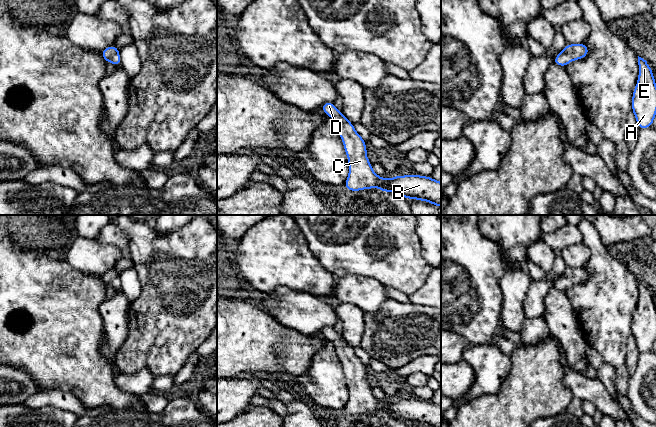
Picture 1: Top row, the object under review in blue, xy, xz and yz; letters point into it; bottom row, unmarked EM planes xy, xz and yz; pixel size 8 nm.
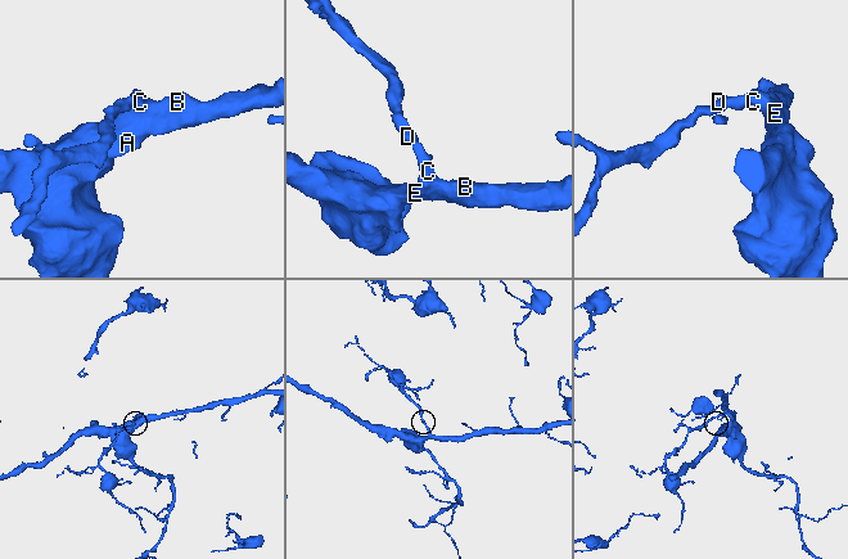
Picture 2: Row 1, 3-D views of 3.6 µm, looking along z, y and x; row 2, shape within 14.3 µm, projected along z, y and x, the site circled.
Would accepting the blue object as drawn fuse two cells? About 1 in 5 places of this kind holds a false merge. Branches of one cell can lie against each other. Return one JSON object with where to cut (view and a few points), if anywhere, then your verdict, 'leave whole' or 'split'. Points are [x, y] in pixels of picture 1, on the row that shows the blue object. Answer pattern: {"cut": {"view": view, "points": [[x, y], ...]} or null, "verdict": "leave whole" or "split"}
{"cut": null, "verdict": "leave whole"}

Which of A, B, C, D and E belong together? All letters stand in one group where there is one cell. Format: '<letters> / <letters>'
A B C D E

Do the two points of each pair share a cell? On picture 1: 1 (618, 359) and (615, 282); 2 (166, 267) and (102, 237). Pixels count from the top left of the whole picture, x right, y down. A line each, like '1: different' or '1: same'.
1: same
2: different

